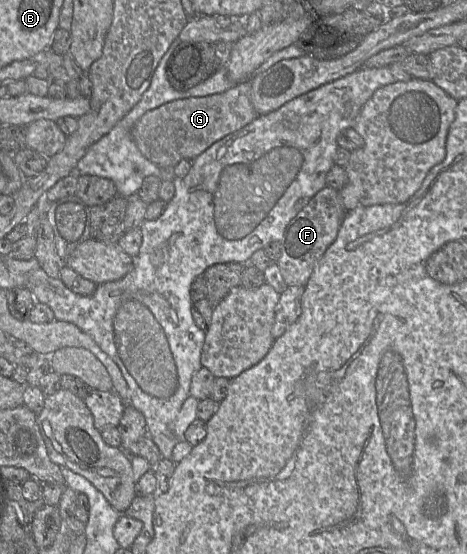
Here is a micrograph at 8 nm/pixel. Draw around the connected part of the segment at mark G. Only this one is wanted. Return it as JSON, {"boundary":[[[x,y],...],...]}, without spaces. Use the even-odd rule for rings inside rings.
{"boundary":[[[251,81],[219,94],[174,100],[146,112],[131,134],[140,152],[161,169],[173,169],[183,159],[193,161],[213,143],[238,131],[258,114],[251,103]]]}

